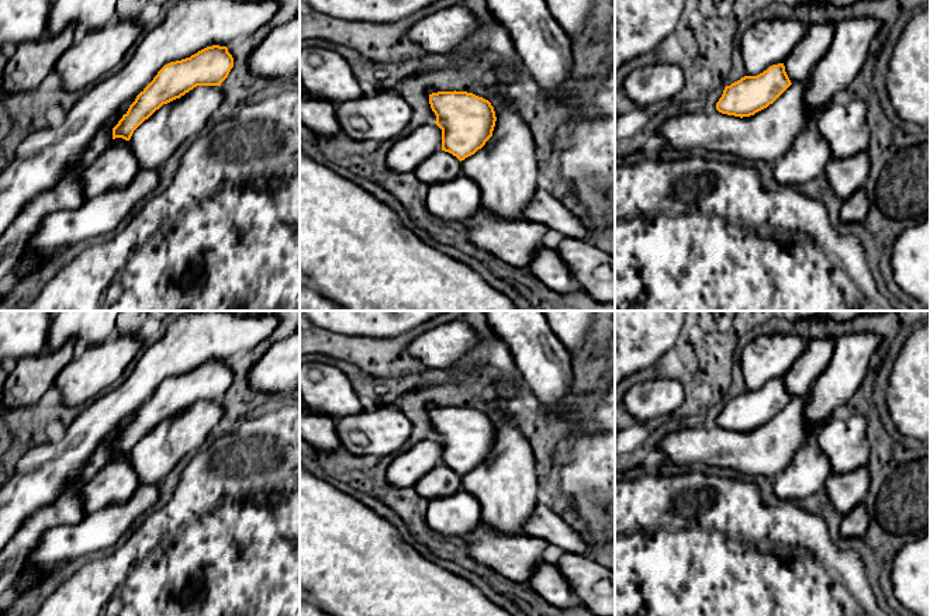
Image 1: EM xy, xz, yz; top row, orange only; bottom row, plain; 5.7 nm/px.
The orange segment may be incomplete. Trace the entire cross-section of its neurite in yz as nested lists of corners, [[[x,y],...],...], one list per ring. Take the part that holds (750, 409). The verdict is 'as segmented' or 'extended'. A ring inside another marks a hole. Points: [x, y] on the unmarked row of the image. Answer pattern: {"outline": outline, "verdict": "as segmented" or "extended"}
{"outline": [[[784,378],[772,380],[757,391],[744,391],[726,401],[716,425],[734,432],[750,432],[772,419],[789,401]]], "verdict": "as segmented"}

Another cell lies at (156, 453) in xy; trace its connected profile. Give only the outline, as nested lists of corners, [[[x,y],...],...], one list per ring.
[[[197,401],[156,425],[129,454],[139,482],[159,484],[186,454],[204,444],[224,413],[219,401]]]

